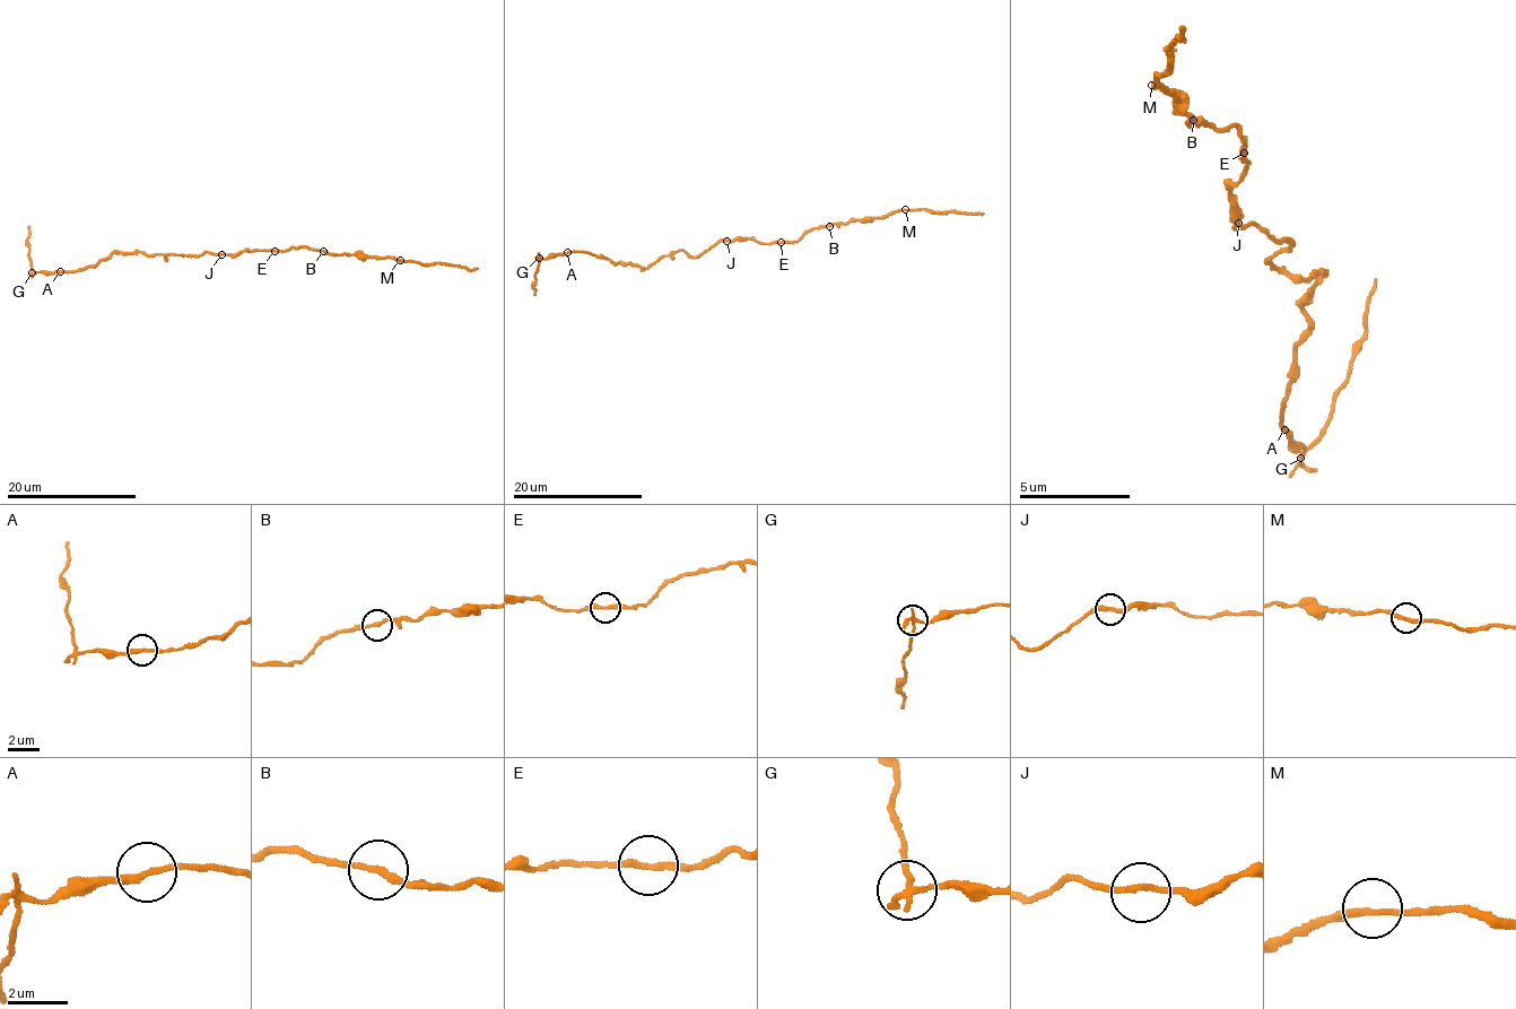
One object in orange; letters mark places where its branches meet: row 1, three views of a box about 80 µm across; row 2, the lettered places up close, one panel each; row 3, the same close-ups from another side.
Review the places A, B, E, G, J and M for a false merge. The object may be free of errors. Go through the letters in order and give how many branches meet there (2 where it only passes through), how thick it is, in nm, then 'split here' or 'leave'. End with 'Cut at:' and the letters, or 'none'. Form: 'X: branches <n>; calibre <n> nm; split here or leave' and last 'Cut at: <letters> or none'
A: branches 2; calibre 240 nm; leave
B: branches 2; calibre 200 nm; leave
E: branches 2; calibre 240 nm; leave
G: branches 2; calibre 220 nm; split here
J: branches 2; calibre 200 nm; leave
M: branches 2; calibre 220 nm; leave
Cut at: G

